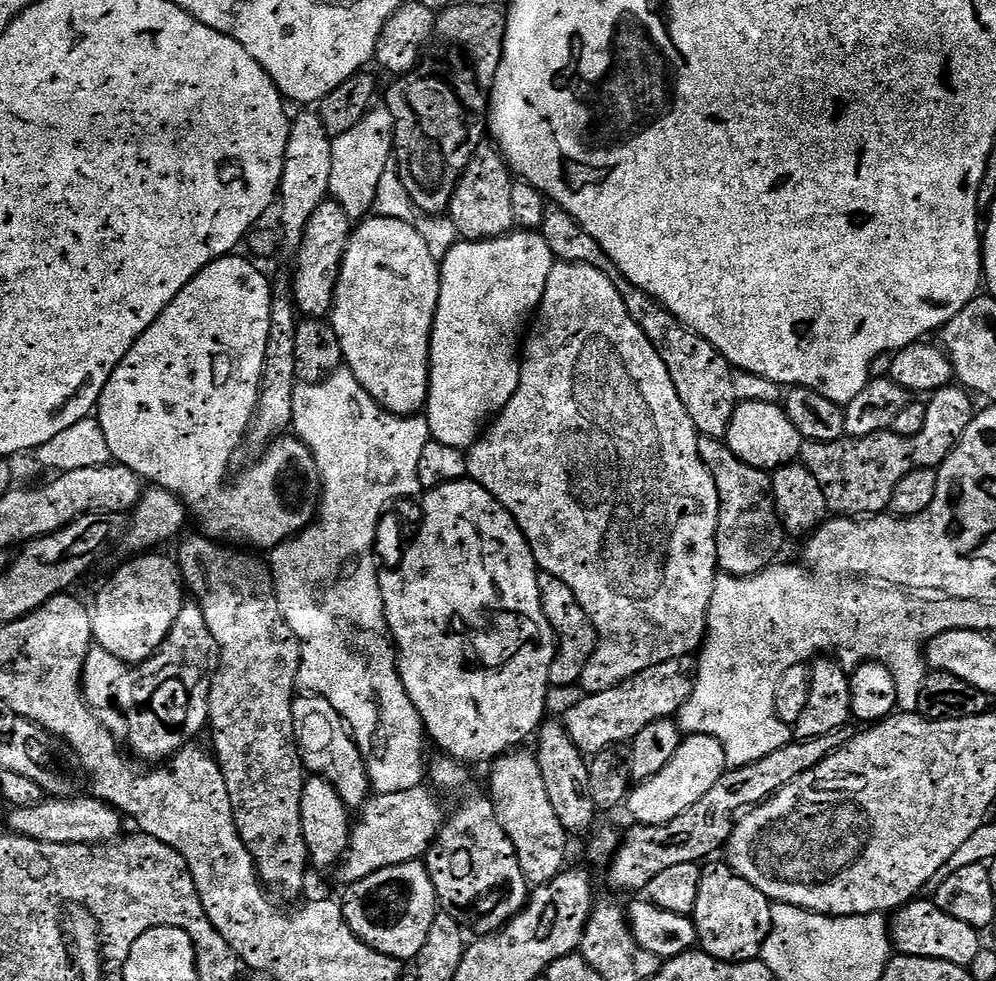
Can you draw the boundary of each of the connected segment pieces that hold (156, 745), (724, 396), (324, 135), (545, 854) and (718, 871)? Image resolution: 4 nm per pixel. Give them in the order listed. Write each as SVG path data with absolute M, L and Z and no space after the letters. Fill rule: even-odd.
M188 602L165 638L163 648L147 661L143 670L136 666L124 667L120 661L112 659L109 652L94 646L84 663L84 701L93 712L102 714L103 723L117 738L126 741L127 751L137 761L164 762L189 747L195 741L192 739L203 728L205 731L209 727L208 699L218 669L220 651L214 642L214 634L210 634L210 626L206 626L199 603ZM168 696L180 699L176 708L169 712L143 712L140 709L151 700L164 704Z
M555 206L549 207L545 221L538 229L540 236L550 246L553 257L565 264L589 264L594 270L602 270L610 282L624 296L626 310L630 310L630 318L638 322L638 326L650 338L650 342L658 350L662 362L666 362L666 370L674 382L674 390L678 390L678 398L682 398L682 406L686 406L686 414L694 422L700 436L727 437L728 427L734 418L737 406L736 377L734 366L706 338L702 338L692 328L687 328L673 312L669 312L662 304L656 303L652 297L642 291L614 262L610 262L610 254L582 230L582 226L566 210Z
M300 110L292 120L290 138L287 142L284 169L280 179L278 193L278 209L280 208L280 224L282 236L293 246L304 243L304 231L308 228L310 218L318 210L318 206L326 203L330 196L331 148L333 137L328 135L326 126L322 126L319 111Z
M513 750L497 759L492 768L492 792L490 799L498 822L506 830L510 842L514 842L514 850L518 854L518 862L522 866L522 874L529 885L543 886L550 883L555 876L565 871L564 859L568 856L568 840L570 833L558 822L558 814L554 814L554 806L550 803L550 794L546 794L546 782L542 779L542 770L538 770L538 762L531 751Z
M721 862L713 868L704 868L702 886L698 886L698 906L694 913L696 936L699 947L706 954L719 960L729 960L731 964L741 964L744 960L755 960L764 951L764 943L772 929L773 901L762 890L758 890L746 878L742 878L731 866Z

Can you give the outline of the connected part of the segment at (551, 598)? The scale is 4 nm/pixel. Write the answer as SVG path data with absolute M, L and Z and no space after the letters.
M540 572L538 575L538 590L540 591L540 601L542 610L550 622L550 626L556 632L557 650L554 662L550 666L549 685L553 689L568 688L579 685L582 672L586 670L586 662L594 654L598 643L596 638L596 627L590 622L586 610L578 602L574 590L562 582L562 578L554 578L554 574Z

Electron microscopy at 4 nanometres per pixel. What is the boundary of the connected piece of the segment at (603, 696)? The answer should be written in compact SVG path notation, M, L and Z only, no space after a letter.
M691 659L662 662L642 670L631 680L623 680L617 688L581 695L581 700L568 713L563 713L562 719L572 741L585 757L591 758L607 748L627 745L650 722L675 717L690 698L693 683Z

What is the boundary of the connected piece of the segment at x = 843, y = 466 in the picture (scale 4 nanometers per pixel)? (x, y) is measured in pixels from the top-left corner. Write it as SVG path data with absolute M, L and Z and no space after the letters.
M949 386L931 393L927 401L926 430L922 434L914 434L914 438L902 438L891 430L879 432L873 436L858 436L855 438L841 438L834 442L814 442L813 440L801 443L799 463L818 478L818 486L822 486L822 494L826 494L828 511L839 514L844 518L871 518L883 513L891 505L894 486L902 482L906 474L919 468L939 469L944 459L956 449L956 444L966 434L973 416L976 415L977 405L972 405L973 393L963 386Z

